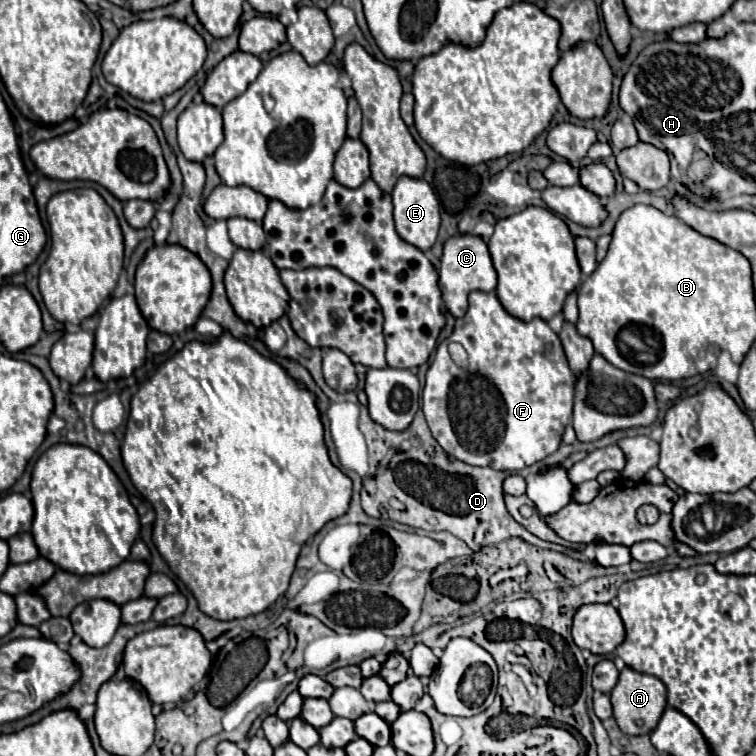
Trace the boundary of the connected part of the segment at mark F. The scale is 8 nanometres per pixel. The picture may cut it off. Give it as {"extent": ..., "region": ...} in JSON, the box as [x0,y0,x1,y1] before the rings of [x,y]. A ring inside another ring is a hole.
{"extent":[423,292,575,472],"region":[[[471,292],[469,310],[463,318],[463,330],[455,330],[447,340],[437,346],[433,364],[427,370],[423,388],[423,414],[433,438],[453,458],[471,466],[489,466],[493,470],[517,472],[553,454],[563,438],[565,426],[573,412],[573,386],[575,376],[567,364],[559,336],[547,326],[545,320],[535,318],[523,322],[513,318],[501,306],[495,292]],[[449,340],[457,340],[469,352],[467,372],[459,368],[449,352]]]}

